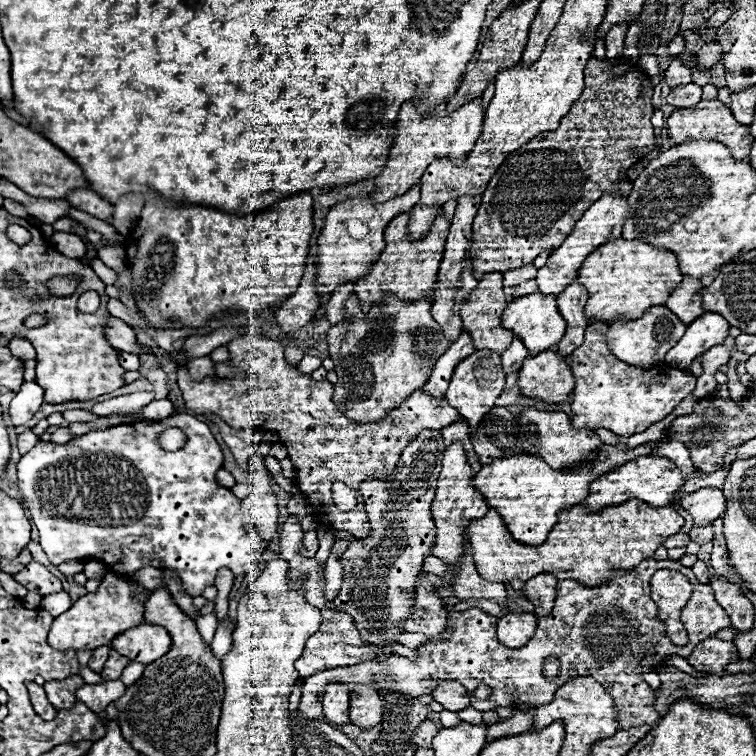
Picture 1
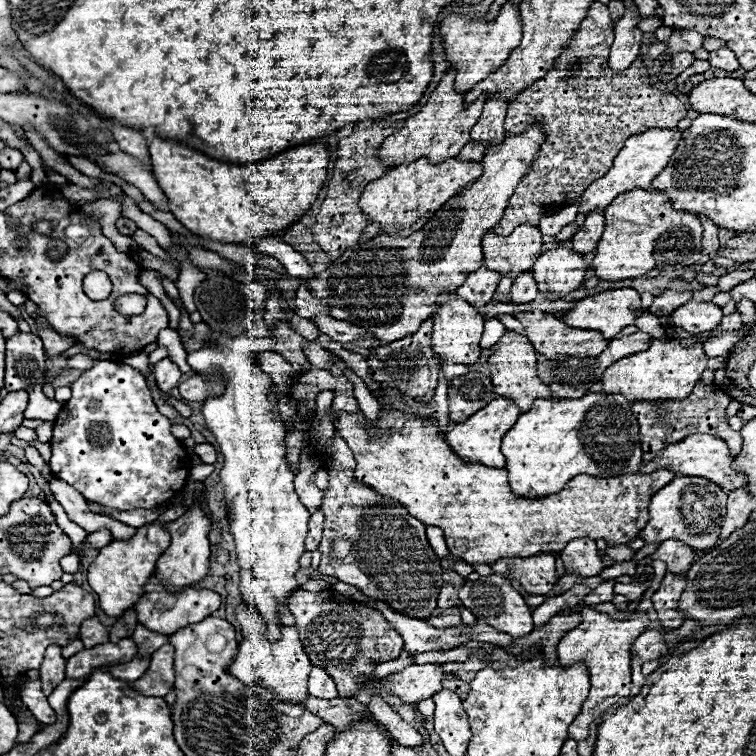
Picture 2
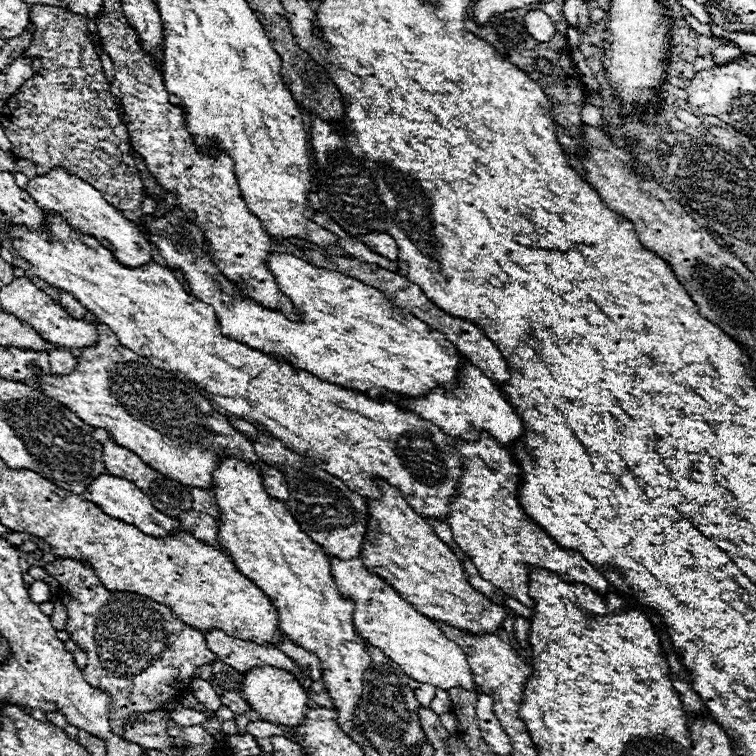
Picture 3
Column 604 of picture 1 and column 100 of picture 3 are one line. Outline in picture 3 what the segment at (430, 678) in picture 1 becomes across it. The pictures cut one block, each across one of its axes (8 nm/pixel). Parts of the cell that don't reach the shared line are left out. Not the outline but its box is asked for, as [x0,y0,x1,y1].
[44,558,216,736]

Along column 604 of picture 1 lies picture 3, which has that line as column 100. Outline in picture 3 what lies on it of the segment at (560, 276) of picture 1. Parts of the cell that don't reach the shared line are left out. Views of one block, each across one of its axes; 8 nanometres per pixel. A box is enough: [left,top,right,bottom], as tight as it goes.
[26,166,152,268]

